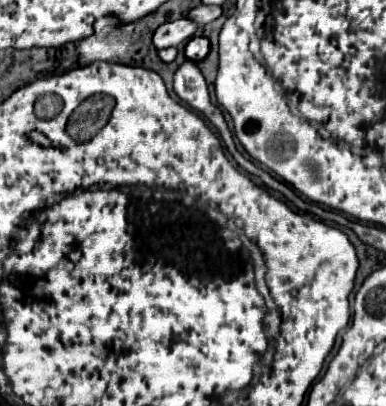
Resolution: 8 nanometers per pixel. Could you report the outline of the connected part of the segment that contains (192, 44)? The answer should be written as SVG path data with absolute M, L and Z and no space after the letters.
M192 37L184 47L184 55L186 55L186 59L198 63L206 57L208 49L210 49L210 43L206 37Z

